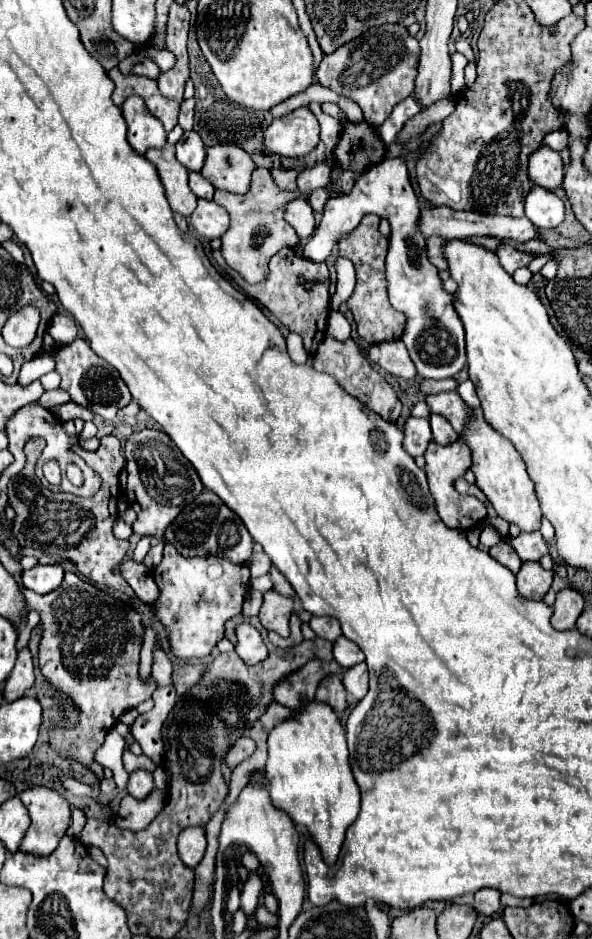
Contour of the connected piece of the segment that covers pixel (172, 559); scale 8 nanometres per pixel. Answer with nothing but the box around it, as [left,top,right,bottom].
[152,544,250,660]

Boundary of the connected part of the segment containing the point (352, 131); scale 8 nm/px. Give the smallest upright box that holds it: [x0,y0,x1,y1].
[330,122,386,182]

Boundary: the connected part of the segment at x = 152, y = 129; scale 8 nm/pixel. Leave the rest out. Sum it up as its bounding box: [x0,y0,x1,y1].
[122,96,166,154]

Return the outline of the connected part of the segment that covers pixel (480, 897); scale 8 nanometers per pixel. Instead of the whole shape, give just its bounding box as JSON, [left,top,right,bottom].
[474,888,500,916]

